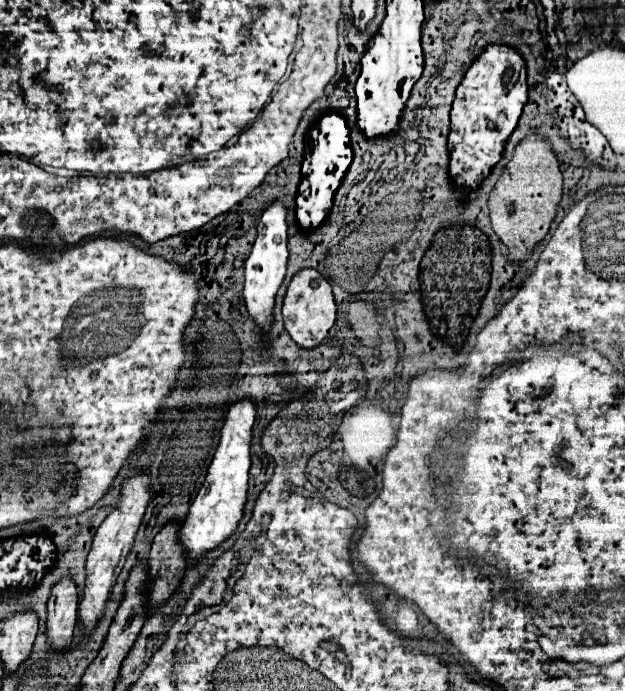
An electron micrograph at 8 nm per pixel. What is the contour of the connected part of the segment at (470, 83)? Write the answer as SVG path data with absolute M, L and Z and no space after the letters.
M488 43L488 47L482 49L482 53L476 57L476 61L472 61L466 75L462 77L456 89L456 99L452 103L452 125L448 135L448 171L458 187L478 187L482 179L490 173L490 169L500 161L502 147L514 131L526 101L526 61L510 45Z

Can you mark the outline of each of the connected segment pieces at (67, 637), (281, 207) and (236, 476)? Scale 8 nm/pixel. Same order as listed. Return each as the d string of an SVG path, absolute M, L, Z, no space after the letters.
M72 575L62 577L48 599L48 641L54 649L68 649L78 619L78 587Z
M272 201L266 211L260 215L258 221L258 235L252 247L250 257L244 263L244 301L246 307L260 325L260 329L268 329L272 321L272 307L276 291L284 279L286 273L286 261L288 261L288 223L286 223L286 205L282 201Z
M250 397L238 399L228 405L224 415L224 425L220 429L220 443L214 453L214 459L208 467L206 481L202 483L188 515L180 529L180 539L192 559L202 557L208 549L218 547L224 539L228 539L238 521L242 519L246 491L248 491L248 471L250 471L250 441L252 441L252 425L256 421L256 401Z

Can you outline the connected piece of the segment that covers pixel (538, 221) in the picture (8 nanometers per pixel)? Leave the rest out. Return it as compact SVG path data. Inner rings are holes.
M540 133L524 137L516 145L510 163L502 171L488 199L492 229L496 231L500 241L510 249L508 257L512 261L528 259L532 247L546 237L550 223L556 215L556 205L560 197L562 197L562 173L550 141Z

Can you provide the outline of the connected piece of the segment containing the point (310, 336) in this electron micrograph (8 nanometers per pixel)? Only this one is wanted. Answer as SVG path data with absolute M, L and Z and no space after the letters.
M300 269L292 277L288 291L284 295L282 317L284 317L286 331L300 347L308 349L308 347L322 343L328 337L328 331L336 321L336 303L332 295L332 285L316 269Z

